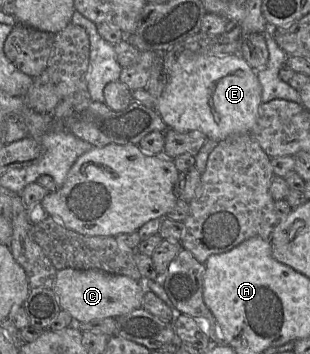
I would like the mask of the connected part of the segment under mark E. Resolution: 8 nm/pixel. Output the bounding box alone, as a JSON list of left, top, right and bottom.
[131,51,262,142]

